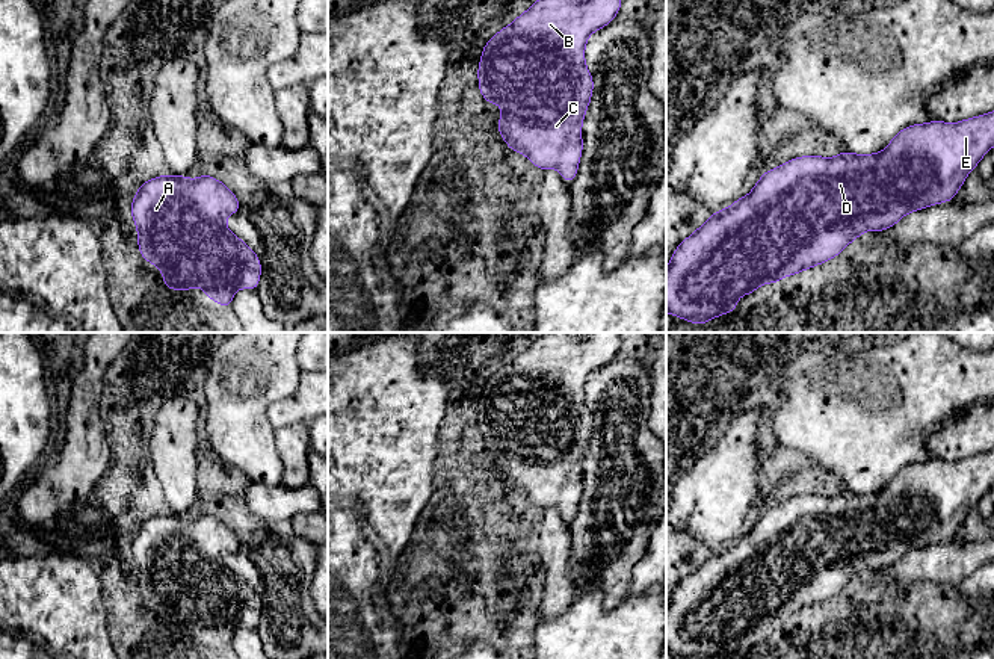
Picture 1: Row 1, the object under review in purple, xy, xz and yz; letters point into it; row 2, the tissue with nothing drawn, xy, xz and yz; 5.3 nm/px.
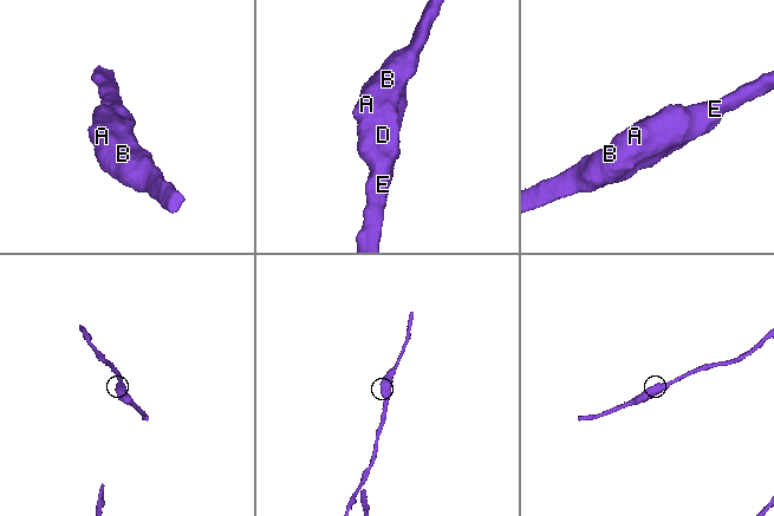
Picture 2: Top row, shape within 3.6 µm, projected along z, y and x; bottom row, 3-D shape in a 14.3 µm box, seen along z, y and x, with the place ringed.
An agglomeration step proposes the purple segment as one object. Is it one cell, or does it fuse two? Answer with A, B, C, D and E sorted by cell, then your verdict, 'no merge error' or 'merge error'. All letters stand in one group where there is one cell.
A B C D E | no merge error

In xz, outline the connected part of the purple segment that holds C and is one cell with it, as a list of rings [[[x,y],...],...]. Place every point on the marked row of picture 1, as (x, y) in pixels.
[[[536,0],[482,50],[479,91],[503,110],[497,121],[500,136],[533,166],[556,168],[568,184],[579,171],[582,124],[594,91],[585,47],[589,35],[612,23],[622,5],[622,0]]]

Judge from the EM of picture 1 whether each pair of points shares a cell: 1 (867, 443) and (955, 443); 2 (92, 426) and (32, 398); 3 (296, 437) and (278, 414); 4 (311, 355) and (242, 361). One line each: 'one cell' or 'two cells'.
1: two cells
2: two cells
3: two cells
4: two cells

